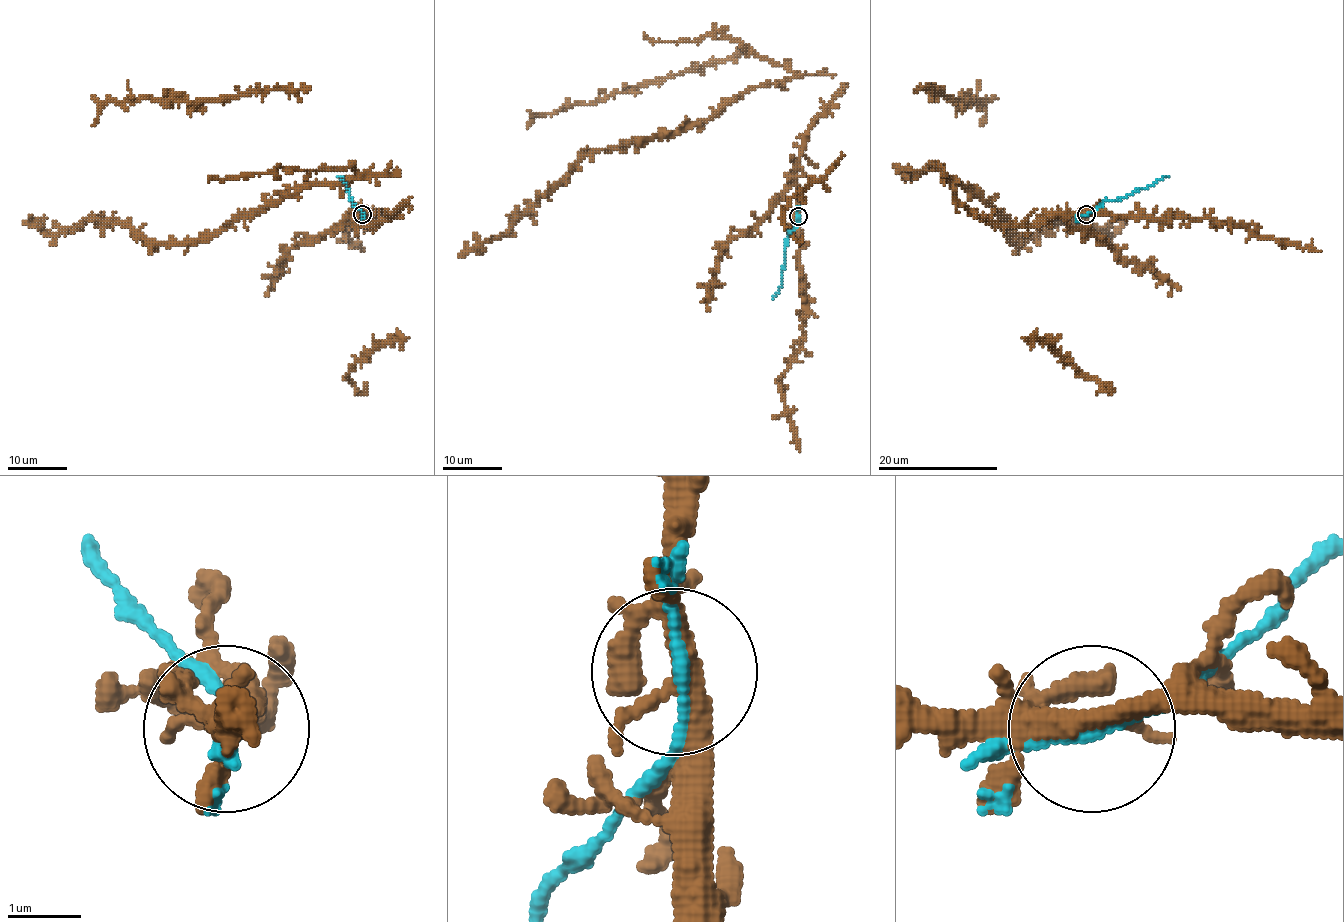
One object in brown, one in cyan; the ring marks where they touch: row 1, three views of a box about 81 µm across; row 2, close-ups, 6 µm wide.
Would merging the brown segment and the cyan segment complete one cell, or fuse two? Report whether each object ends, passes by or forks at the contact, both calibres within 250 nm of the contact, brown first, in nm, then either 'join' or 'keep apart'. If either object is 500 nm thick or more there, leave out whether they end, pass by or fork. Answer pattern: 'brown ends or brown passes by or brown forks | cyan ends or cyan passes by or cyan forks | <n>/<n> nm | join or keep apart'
brown forks | cyan passes by | 280/130 nm | join

